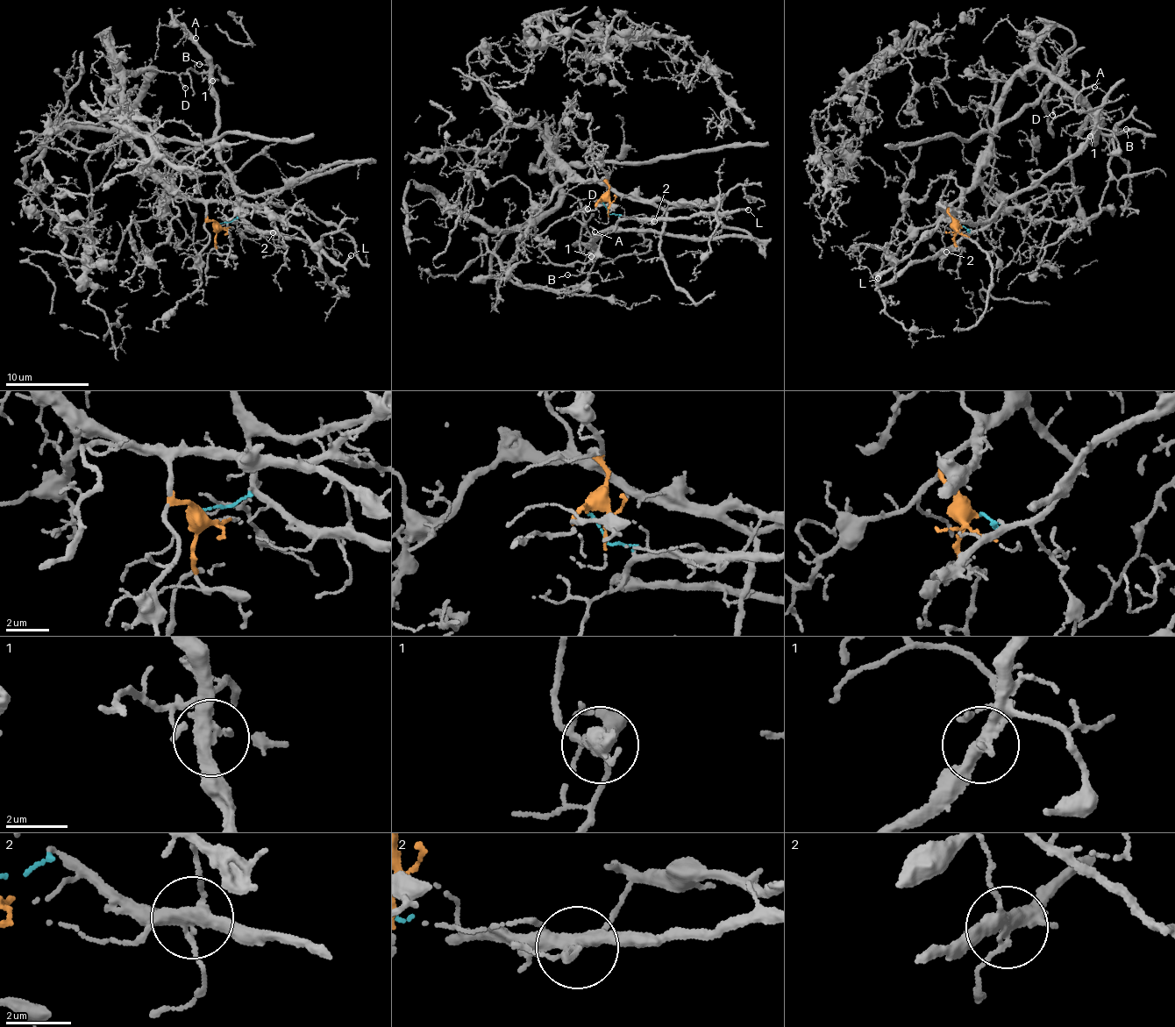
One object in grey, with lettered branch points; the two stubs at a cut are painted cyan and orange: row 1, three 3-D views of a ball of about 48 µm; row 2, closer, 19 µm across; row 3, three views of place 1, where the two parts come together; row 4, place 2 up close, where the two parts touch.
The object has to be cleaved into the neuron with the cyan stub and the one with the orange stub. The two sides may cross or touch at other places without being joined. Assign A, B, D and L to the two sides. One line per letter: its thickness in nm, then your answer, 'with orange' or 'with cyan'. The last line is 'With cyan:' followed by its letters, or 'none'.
A: 90 nm | with cyan
B: 100 nm | with orange
D: 180 nm | with orange
L: 220 nm | with cyan
With cyan: A, L

